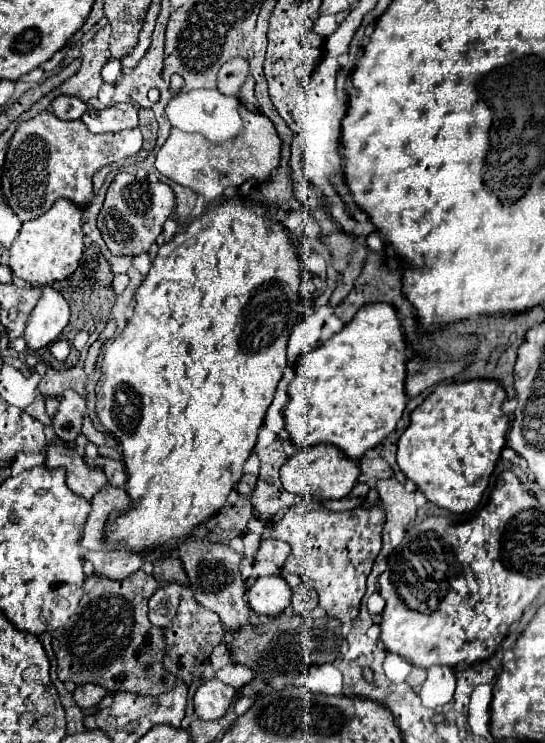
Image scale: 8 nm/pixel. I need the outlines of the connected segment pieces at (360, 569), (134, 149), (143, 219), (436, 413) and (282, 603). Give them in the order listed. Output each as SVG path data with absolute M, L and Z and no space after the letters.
M301 500L273 526L271 538L285 540L291 546L291 556L285 560L283 570L299 574L305 584L317 590L319 606L329 616L347 622L357 618L365 580L381 550L383 522L385 518L379 506L371 510L359 506L355 510L331 512L319 500Z
M41 112L35 118L21 122L11 138L5 158L5 182L13 196L7 198L7 204L21 222L45 214L59 198L67 198L77 206L87 206L93 200L93 174L103 166L135 156L139 150L139 128L91 134L81 120L65 122L51 112Z
M121 172L111 182L103 208L97 216L97 226L101 236L115 256L139 256L145 254L157 240L163 230L163 222L175 210L175 194L173 188L163 182L139 180L135 174Z
M497 380L439 384L431 396L427 396L425 402L411 412L411 422L397 442L397 464L403 474L427 496L427 500L455 514L469 512L481 502L481 496L489 484L489 474L501 456L509 430L509 416L503 412L505 398L507 394Z
M281 576L257 578L247 590L247 602L257 616L279 616L291 604L291 588Z

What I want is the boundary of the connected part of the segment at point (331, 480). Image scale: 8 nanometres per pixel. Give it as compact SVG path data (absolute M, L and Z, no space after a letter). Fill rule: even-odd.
M317 444L299 450L295 456L291 456L283 468L281 468L281 482L287 492L319 498L319 500L341 500L345 498L353 486L357 484L361 470L355 460L345 456L337 446L333 444Z

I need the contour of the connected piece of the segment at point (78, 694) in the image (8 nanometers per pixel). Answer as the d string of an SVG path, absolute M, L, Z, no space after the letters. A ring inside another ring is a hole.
M81 684L73 692L73 698L79 704L79 708L91 708L91 706L97 706L107 694L109 692L103 686L97 686L97 684Z

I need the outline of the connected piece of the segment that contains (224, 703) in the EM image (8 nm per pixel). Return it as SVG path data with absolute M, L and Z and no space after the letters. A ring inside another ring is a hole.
M209 678L205 680L197 692L195 692L195 714L201 720L217 720L225 716L229 706L235 700L235 688L217 680Z

